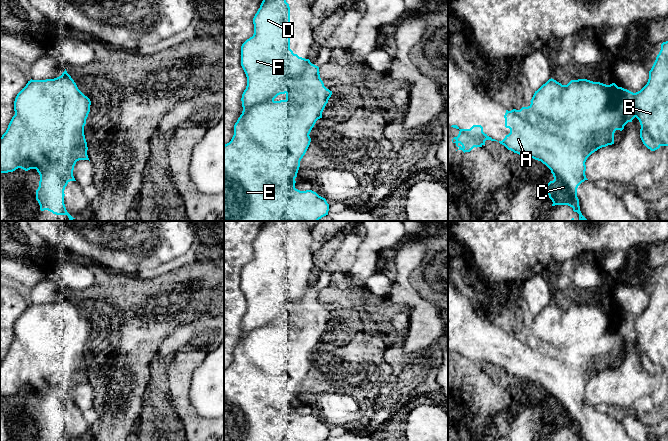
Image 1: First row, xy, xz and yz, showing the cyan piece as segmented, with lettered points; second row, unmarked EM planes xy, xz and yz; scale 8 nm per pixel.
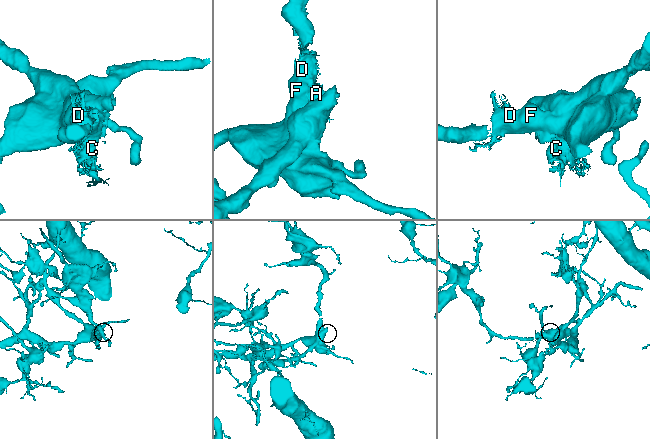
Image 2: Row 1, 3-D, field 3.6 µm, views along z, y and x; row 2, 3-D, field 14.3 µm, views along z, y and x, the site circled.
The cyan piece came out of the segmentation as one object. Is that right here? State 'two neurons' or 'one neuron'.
two neurons

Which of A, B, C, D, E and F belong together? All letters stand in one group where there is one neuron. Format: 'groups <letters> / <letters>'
groups A / B C D E F

